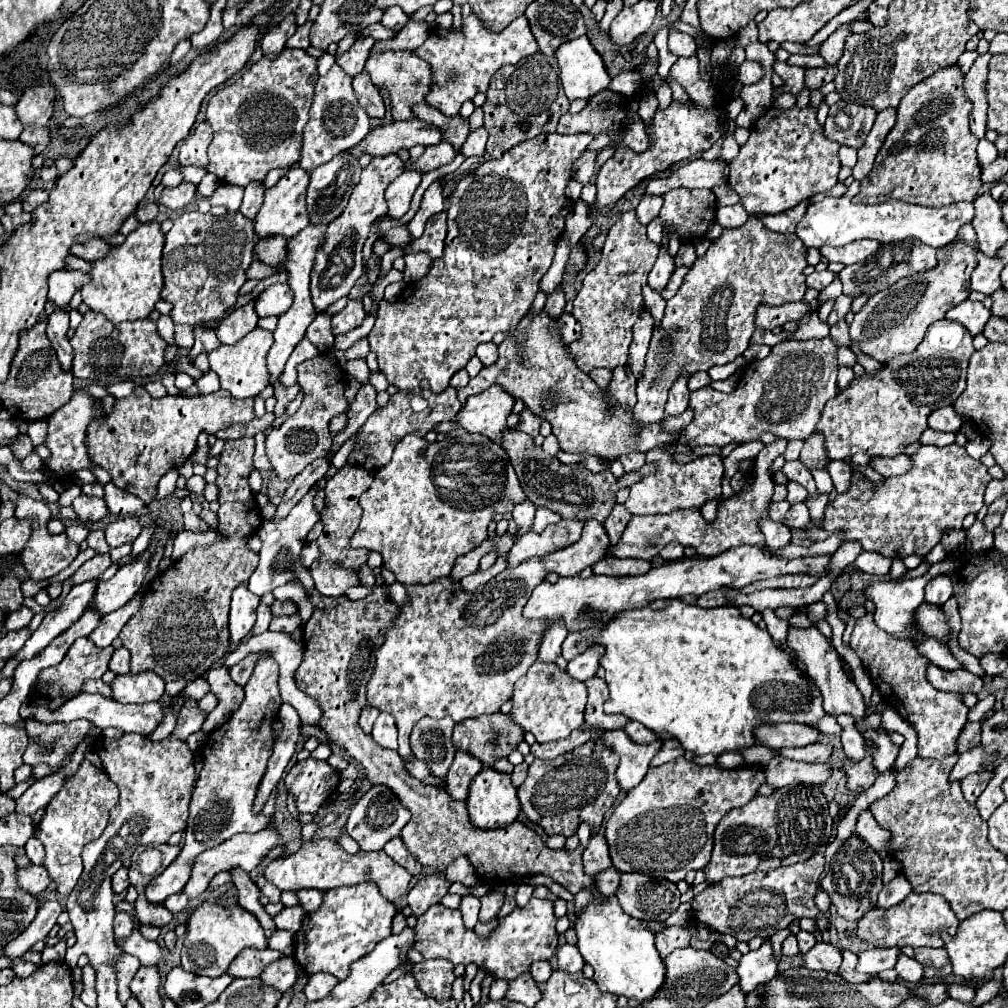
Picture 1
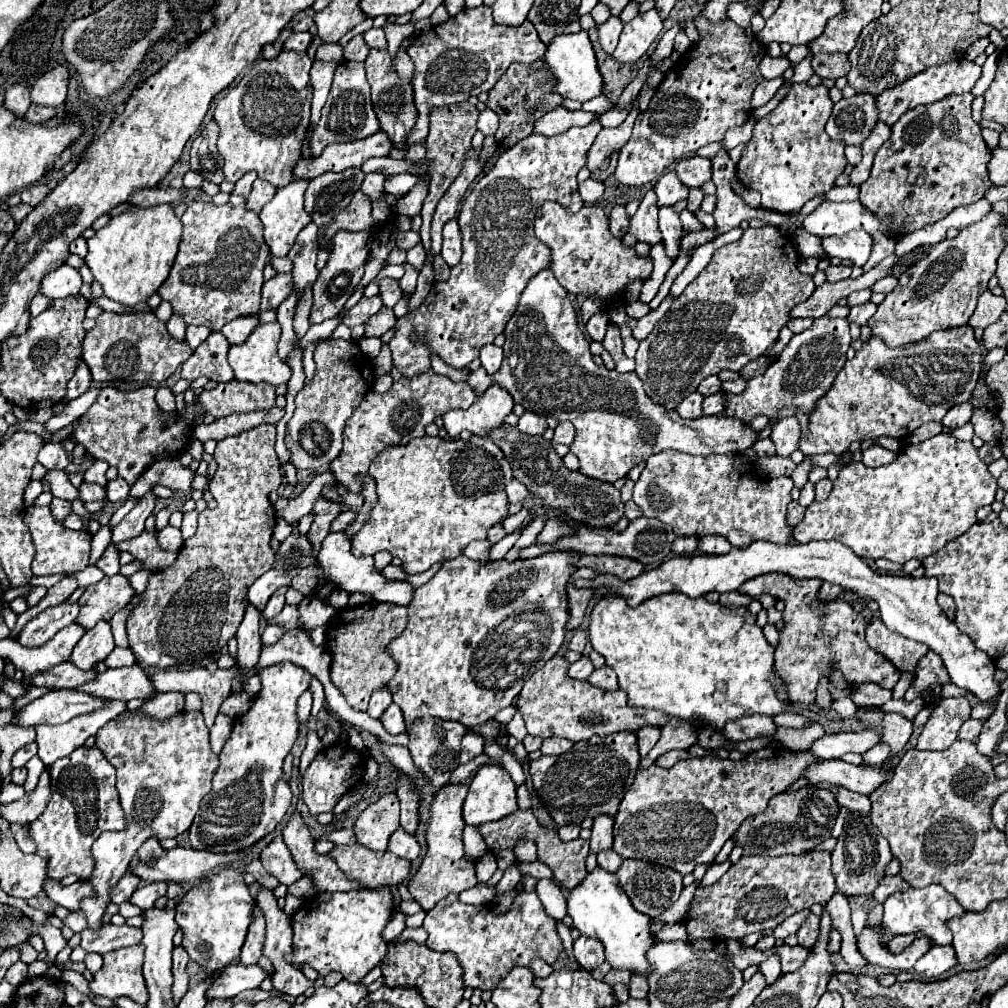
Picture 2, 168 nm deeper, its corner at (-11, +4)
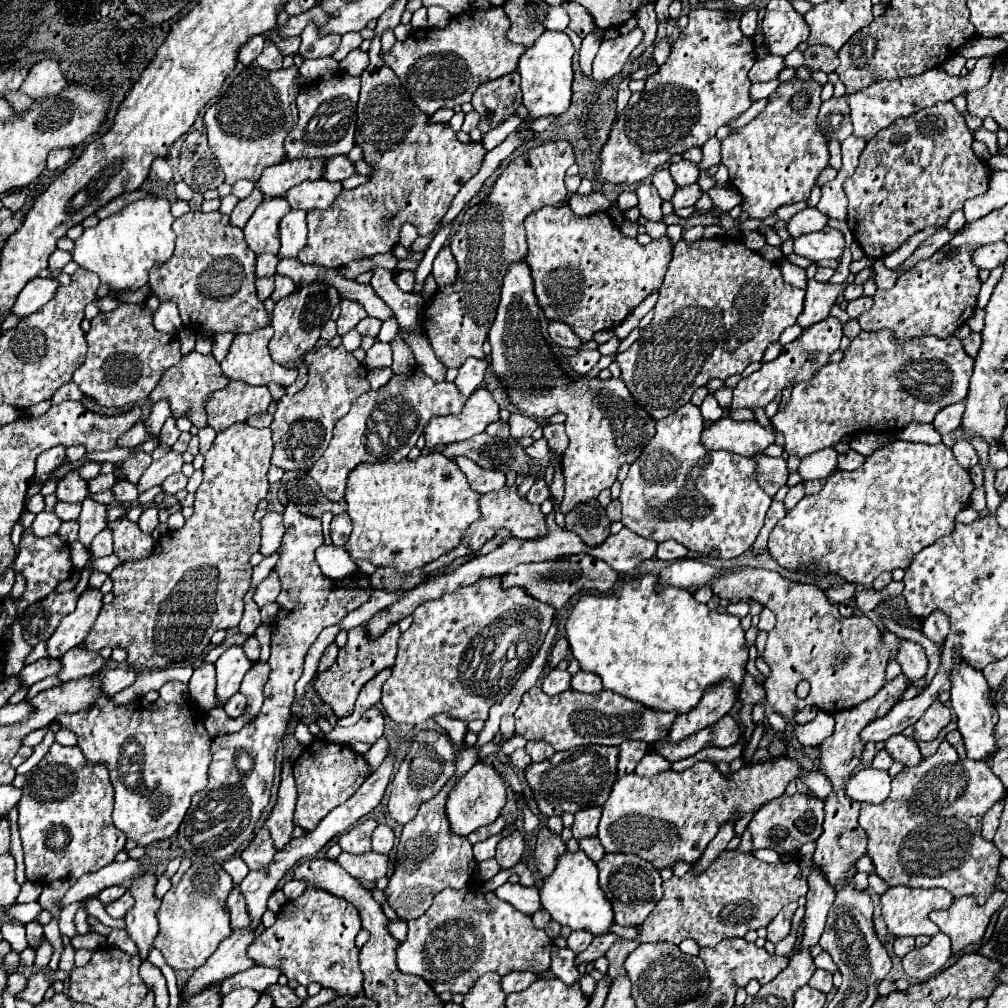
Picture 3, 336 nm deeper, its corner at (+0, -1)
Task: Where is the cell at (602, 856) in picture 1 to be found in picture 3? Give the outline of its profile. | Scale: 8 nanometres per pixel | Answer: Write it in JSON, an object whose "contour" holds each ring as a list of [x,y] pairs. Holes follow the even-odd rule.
{"contour":[[[584,808],[582,812],[576,812],[572,826],[574,838],[580,840],[584,836],[596,836],[598,820],[600,820],[600,808]]]}

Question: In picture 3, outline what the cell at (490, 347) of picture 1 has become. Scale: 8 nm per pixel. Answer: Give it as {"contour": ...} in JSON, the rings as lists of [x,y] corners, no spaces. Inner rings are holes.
{"contour":[[[466,360],[460,368],[458,368],[458,376],[454,380],[456,388],[462,392],[464,398],[468,398],[484,380],[484,370],[486,370],[488,362],[486,360]]]}

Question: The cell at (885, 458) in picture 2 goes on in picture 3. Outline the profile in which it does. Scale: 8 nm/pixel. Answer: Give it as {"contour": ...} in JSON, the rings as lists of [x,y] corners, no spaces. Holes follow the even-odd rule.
{"contour":[[[852,448],[846,454],[838,454],[838,468],[840,470],[856,470],[862,466],[862,462],[864,462],[864,456],[854,452]]]}

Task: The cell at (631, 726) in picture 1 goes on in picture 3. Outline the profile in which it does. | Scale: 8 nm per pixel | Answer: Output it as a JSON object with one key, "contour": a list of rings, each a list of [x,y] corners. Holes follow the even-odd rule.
{"contour":[[[626,740],[620,746],[620,752],[618,752],[618,776],[624,776],[624,774],[634,772],[636,764],[642,760],[642,756],[646,754],[646,750],[648,750],[648,744],[646,742]]]}

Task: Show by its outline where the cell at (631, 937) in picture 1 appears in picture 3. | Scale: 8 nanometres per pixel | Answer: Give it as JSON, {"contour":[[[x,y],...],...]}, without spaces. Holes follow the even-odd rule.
{"contour":[[[582,850],[564,852],[558,858],[554,872],[546,876],[540,886],[540,898],[552,920],[570,926],[572,930],[590,930],[594,936],[602,936],[614,924],[612,904],[598,884],[598,868]]]}

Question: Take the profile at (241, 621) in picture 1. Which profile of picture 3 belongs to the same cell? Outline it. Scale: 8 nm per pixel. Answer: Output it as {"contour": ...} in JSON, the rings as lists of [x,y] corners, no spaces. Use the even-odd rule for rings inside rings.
{"contour":[[[240,646],[228,648],[216,662],[216,696],[218,706],[224,706],[230,696],[234,696],[240,690],[244,674],[250,670],[252,662],[244,656]]]}

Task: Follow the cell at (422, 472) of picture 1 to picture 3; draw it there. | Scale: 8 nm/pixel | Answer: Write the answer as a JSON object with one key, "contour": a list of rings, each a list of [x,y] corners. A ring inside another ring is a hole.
{"contour":[[[434,452],[416,460],[358,464],[348,476],[346,504],[354,530],[346,542],[352,560],[364,558],[376,566],[394,566],[408,572],[456,548],[462,532],[480,516],[480,494],[474,492],[462,470],[444,454]]]}

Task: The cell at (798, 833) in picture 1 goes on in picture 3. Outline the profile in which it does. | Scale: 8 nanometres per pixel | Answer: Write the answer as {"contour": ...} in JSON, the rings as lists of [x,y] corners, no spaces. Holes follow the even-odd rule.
{"contour":[[[796,792],[794,796],[780,796],[778,800],[766,802],[748,824],[748,830],[752,832],[754,848],[772,848],[776,852],[790,852],[798,850],[806,842],[816,842],[822,834],[822,822],[824,822],[824,802],[816,796]]]}

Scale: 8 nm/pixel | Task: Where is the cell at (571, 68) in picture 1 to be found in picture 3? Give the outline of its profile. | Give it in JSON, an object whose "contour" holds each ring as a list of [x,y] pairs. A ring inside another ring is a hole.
{"contour":[[[544,32],[518,60],[518,74],[522,78],[522,104],[528,108],[526,120],[518,130],[530,130],[530,122],[542,116],[558,116],[568,110],[572,94],[572,56],[574,48],[564,32]]]}

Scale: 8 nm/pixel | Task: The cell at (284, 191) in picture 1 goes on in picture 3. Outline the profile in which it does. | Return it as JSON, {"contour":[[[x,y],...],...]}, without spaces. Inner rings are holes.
{"contour":[[[264,198],[262,204],[256,208],[252,218],[244,226],[244,236],[248,248],[254,254],[270,252],[276,254],[278,244],[278,222],[290,210],[286,198]]]}

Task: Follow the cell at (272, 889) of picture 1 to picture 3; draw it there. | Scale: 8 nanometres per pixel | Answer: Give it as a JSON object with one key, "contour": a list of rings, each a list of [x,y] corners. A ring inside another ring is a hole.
{"contour":[[[234,856],[234,858],[226,860],[226,862],[222,862],[222,868],[232,876],[234,884],[240,884],[240,880],[248,874],[248,866],[244,864],[244,860],[240,856]]]}

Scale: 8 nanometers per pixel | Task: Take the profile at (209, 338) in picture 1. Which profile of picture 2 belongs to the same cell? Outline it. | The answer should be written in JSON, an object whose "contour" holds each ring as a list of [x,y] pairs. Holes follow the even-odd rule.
{"contour":[[[213,331],[183,363],[181,377],[193,381],[205,375],[213,381],[231,381],[233,371],[231,365],[227,363],[227,351],[229,351],[229,341],[221,333]]]}

